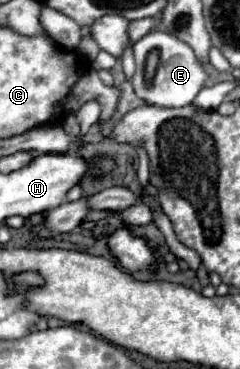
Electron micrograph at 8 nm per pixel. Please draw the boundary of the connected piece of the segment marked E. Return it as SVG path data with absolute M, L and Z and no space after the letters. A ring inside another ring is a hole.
M151 31L147 33L143 39L139 39L133 45L133 53L135 53L135 75L131 77L135 95L139 99L143 99L147 105L157 105L157 107L183 107L193 103L193 99L197 97L197 93L203 89L203 83L207 79L205 67L195 59L191 47L187 47L187 43L183 43L181 39L175 39L175 35L167 33L167 31ZM155 51L159 57L159 65L155 69L155 77L151 83L145 81L145 61L147 55Z

